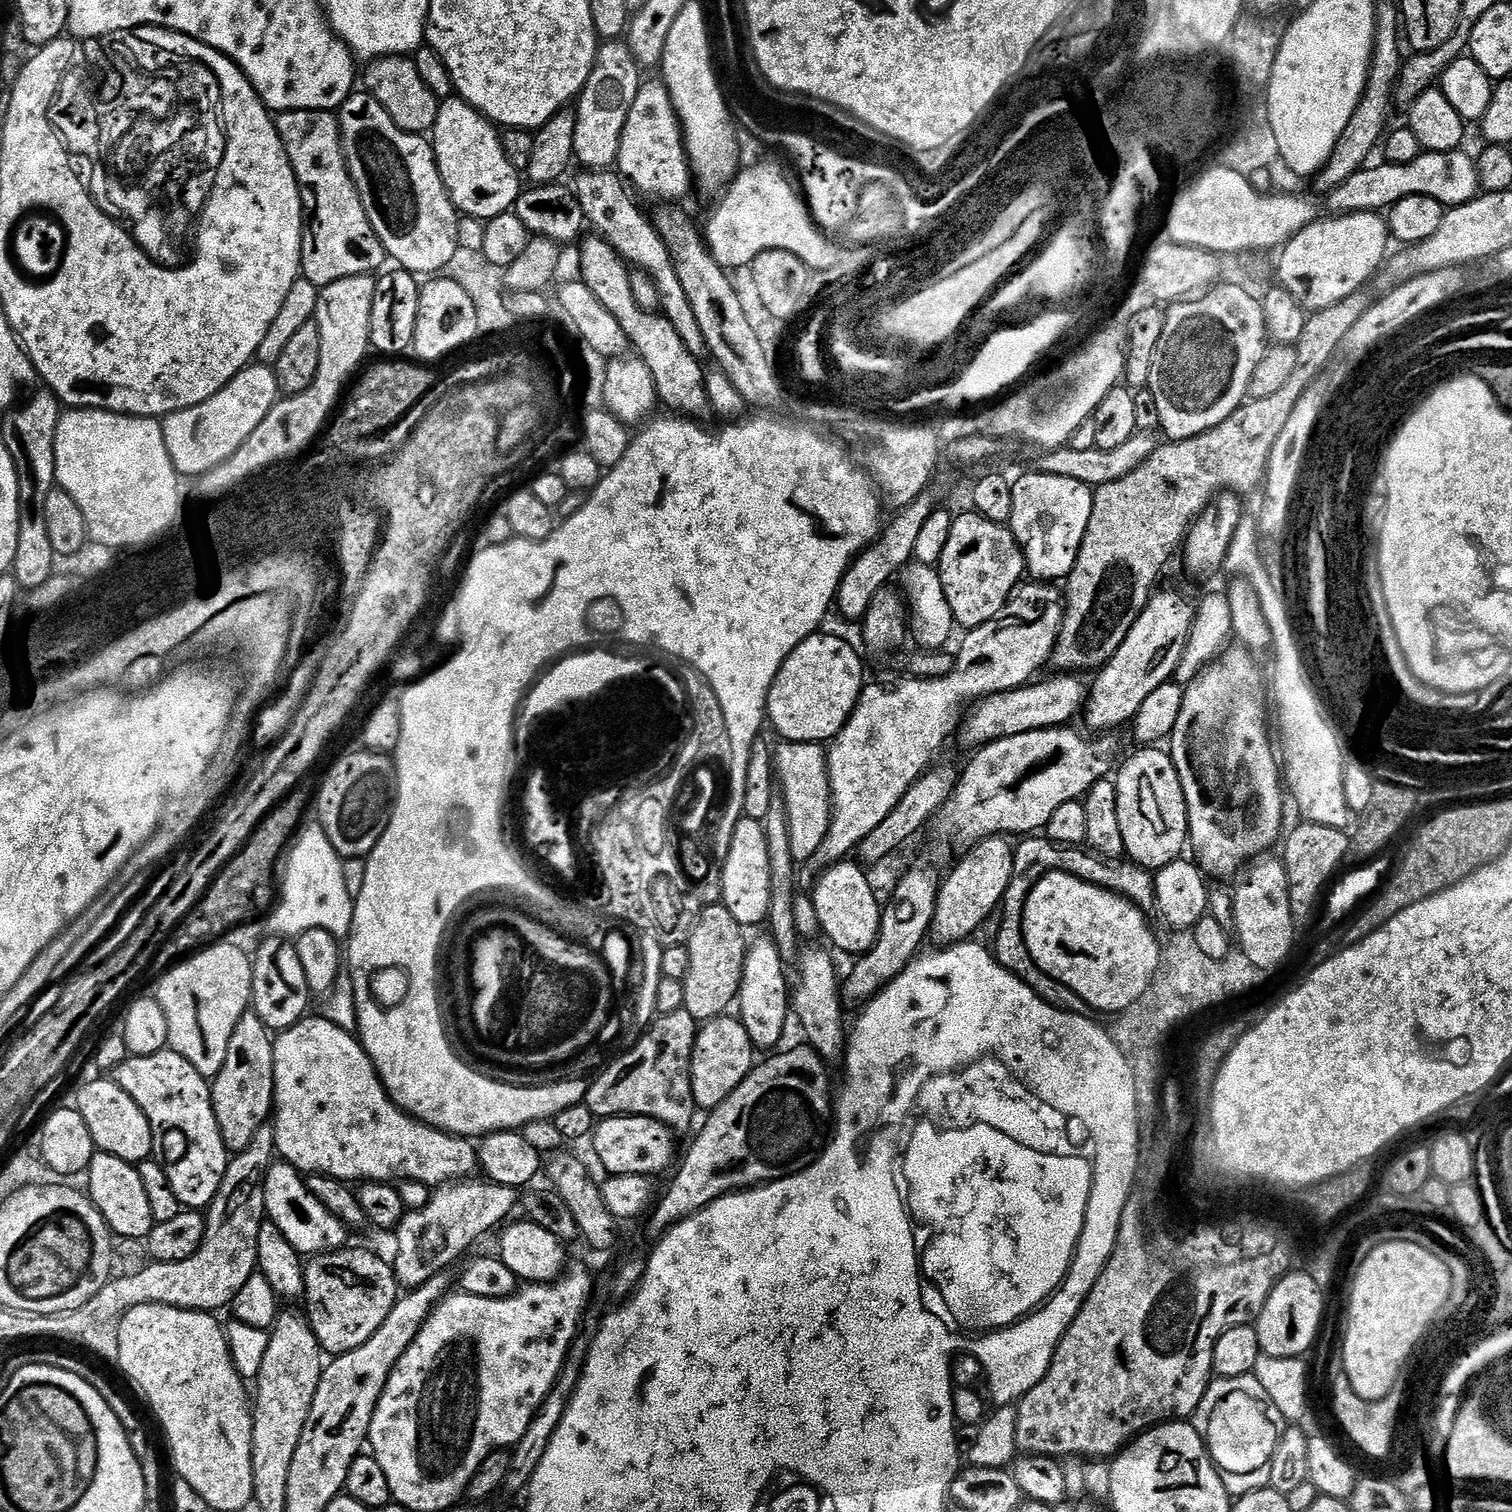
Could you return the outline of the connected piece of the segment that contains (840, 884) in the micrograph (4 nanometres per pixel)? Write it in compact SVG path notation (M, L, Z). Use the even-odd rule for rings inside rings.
M839 862L820 873L810 895L814 902L814 910L818 914L820 932L829 940L837 953L868 952L880 937L881 901L876 901L876 892L868 881L865 869L859 863Z

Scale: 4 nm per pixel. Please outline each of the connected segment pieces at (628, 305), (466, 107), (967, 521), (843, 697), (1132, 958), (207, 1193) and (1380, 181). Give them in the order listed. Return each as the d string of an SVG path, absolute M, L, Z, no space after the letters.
M597 234L590 235L588 241L580 248L580 268L582 279L590 290L594 290L594 298L614 314L618 326L626 334L631 351L646 364L650 374L653 375L654 386L660 395L659 403L665 409L679 414L684 418L704 418L709 415L706 370L700 365L701 361L690 354L682 336L674 330L668 319L655 312L642 310L636 302L631 289L631 276L629 265L623 257L616 252L614 246Z
M441 99L430 143L436 153L440 177L457 213L487 222L498 218L498 214L515 209L516 199L522 191L522 176L504 152L497 125L487 116L462 99Z
M975 510L957 515L941 554L938 571L953 621L964 630L990 622L1006 606L1010 594L1025 579L1024 552L1008 524L990 522Z
M817 634L803 640L786 658L774 678L766 716L776 727L781 741L820 744L835 740L866 687L864 664L855 646L847 644L840 636L824 635Z
M1064 871L1045 872L1028 893L1022 917L1022 939L1028 947L1028 955L1041 970L1050 974L1050 978L1070 986L1070 990L1083 998L1097 1013L1122 1013L1138 1002L1138 998L1146 994L1156 979L1162 967L1162 944L1156 941L1148 925L1151 924L1149 917L1125 896L1081 880L1071 871Z
M165 1050L149 1056L129 1055L114 1070L114 1079L146 1114L152 1131L152 1156L166 1170L178 1202L188 1210L204 1210L218 1194L230 1153L214 1118L209 1081L182 1054Z
M1464 150L1454 152L1421 151L1414 162L1406 164L1390 164L1380 162L1377 168L1365 166L1355 172L1342 186L1327 193L1328 212L1332 214L1347 214L1350 212L1383 213L1395 206L1402 198L1411 196L1429 196L1445 206L1465 204L1481 195L1482 189L1478 182L1476 161Z

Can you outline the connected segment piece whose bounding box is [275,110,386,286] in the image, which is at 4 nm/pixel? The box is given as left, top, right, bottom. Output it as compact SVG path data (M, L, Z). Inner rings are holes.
M298 110L281 112L275 121L282 146L301 186L300 197L310 209L302 238L303 279L323 286L338 282L338 278L379 273L385 267L386 253L366 218L362 198L358 198L358 190L350 178L340 141L339 119L332 112Z

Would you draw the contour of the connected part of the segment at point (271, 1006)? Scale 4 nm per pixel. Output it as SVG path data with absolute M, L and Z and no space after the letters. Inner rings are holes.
M268 938L268 941L257 950L252 960L252 1003L251 1011L273 1033L285 1032L299 1020L309 1015L308 983L306 970L302 970L302 962L298 962L296 945L288 938Z

